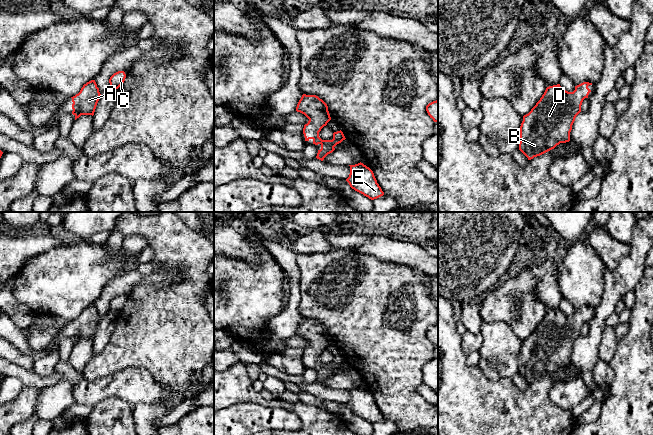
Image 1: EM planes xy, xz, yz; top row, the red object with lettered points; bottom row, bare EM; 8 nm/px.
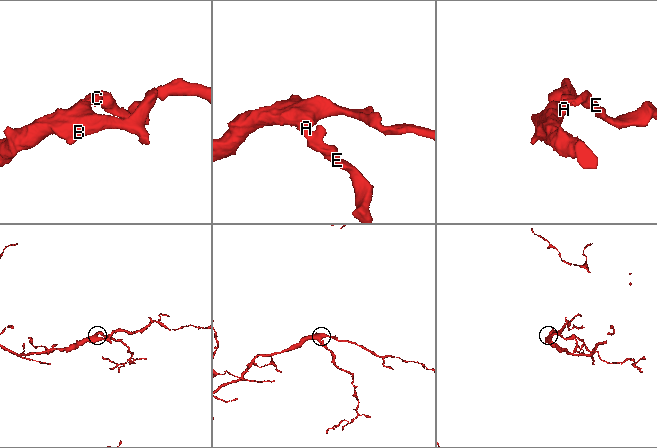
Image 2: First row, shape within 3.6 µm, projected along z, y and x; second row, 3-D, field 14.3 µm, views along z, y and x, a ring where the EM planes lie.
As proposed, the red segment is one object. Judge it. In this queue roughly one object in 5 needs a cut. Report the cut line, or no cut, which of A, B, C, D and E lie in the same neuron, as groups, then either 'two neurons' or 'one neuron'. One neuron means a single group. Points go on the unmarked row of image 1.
no cut; A B C D E; one neuron

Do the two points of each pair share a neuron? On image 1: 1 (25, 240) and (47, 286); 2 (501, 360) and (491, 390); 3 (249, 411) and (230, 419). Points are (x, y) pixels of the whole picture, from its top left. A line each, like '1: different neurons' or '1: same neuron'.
1: different neurons
2: different neurons
3: same neuron

